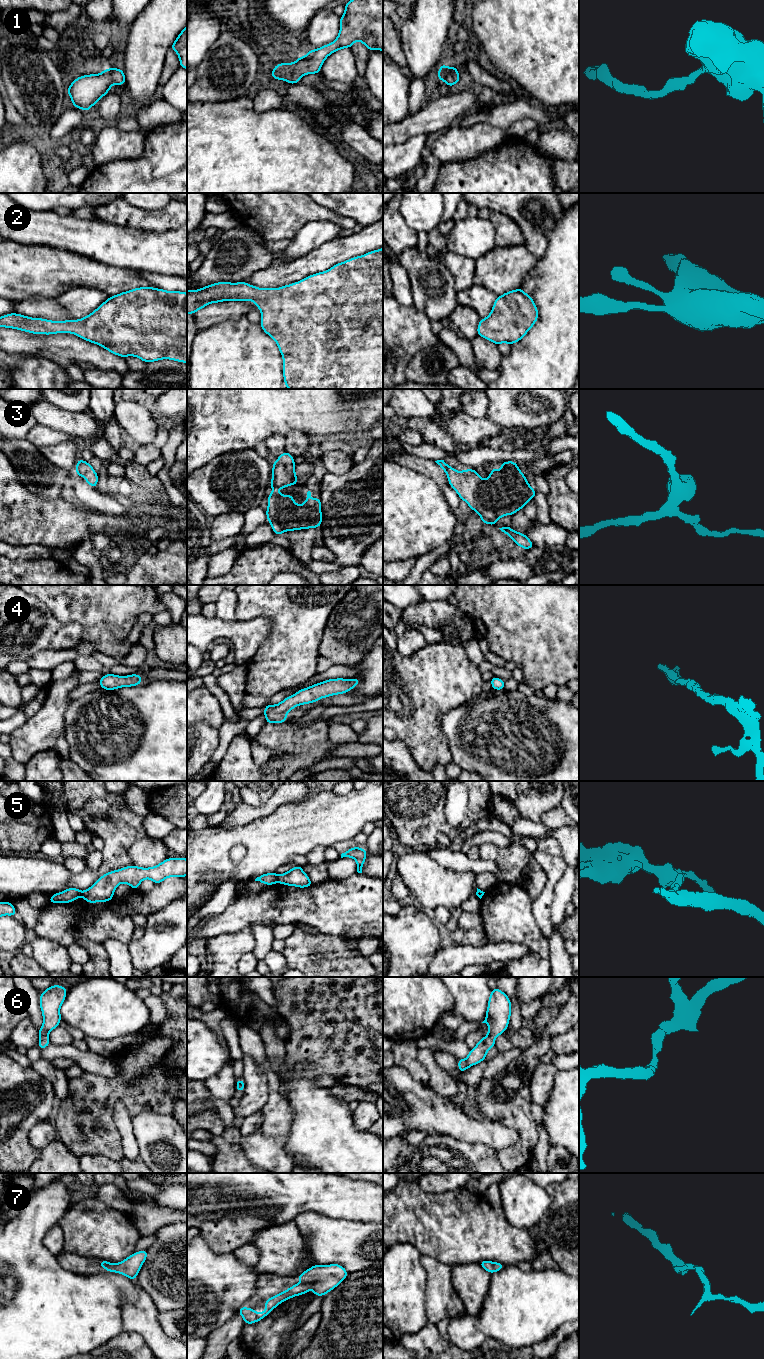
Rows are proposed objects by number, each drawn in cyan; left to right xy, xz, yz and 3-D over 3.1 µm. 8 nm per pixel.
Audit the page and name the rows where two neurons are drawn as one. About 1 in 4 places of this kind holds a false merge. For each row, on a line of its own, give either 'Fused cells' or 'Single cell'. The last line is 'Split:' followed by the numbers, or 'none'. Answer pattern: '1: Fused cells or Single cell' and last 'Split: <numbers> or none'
1: Single cell
2: Single cell
3: Single cell
4: Single cell
5: Fused cells
6: Single cell
7: Single cell
Split: 5

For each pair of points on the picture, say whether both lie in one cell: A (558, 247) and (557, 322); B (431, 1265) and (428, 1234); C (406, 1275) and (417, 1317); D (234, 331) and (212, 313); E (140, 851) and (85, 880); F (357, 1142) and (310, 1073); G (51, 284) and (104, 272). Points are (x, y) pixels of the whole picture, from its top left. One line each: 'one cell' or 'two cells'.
A: one cell
B: two cells
C: one cell
D: two cells
E: two cells
F: one cell
G: one cell

